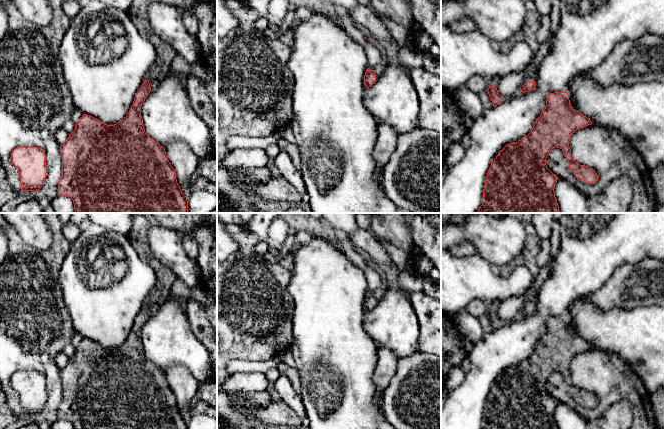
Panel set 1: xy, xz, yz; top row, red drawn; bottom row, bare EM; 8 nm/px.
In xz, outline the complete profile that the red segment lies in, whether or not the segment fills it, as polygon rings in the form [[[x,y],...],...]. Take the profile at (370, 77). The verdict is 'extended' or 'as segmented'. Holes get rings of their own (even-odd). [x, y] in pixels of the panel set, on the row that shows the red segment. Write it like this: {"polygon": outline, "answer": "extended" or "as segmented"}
{"polygon": [[[368,68],[364,76],[364,83],[367,89],[371,87],[375,83],[375,81],[376,81],[376,74],[373,72],[373,70]]], "answer": "as segmented"}

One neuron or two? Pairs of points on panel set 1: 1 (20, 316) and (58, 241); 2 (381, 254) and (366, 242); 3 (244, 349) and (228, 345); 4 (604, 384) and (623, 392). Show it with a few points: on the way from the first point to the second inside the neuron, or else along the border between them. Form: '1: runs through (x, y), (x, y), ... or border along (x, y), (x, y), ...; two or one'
1: runs through (26, 297), (27, 283), (50, 260); one
2: runs through (377, 252), (370, 245); one
3: runs through (240, 345), (232, 345); one
4: runs through (609, 384), (615, 384), (618, 387); one

